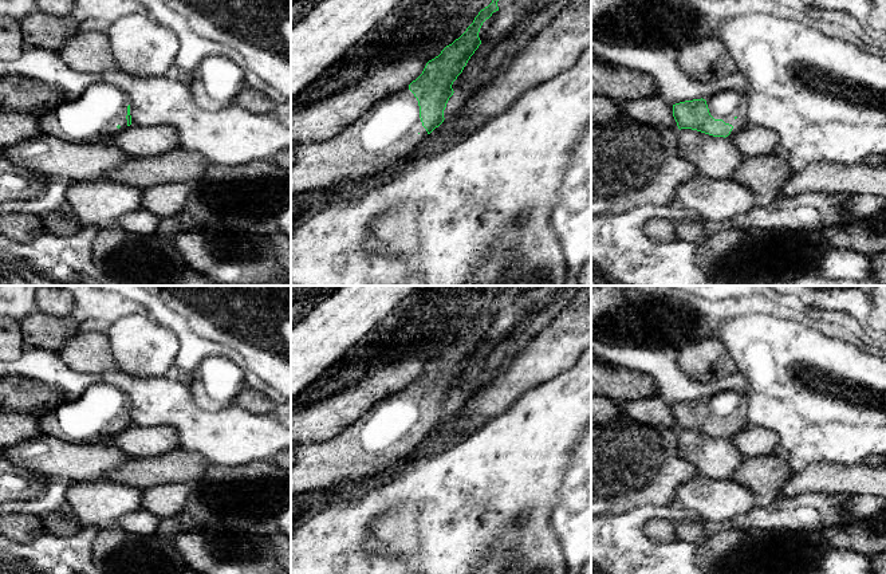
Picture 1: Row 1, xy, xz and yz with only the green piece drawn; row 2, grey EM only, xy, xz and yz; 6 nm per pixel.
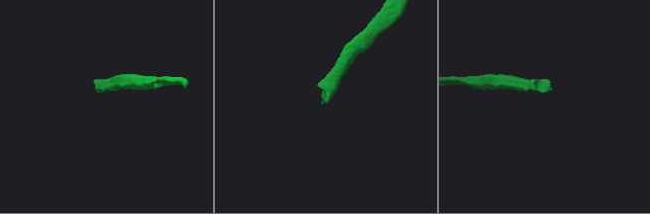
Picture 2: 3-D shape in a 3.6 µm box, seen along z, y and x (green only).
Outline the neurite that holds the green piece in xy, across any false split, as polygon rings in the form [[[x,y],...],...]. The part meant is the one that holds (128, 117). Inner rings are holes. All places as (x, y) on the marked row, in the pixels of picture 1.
[[[94,83],[78,98],[66,99],[58,107],[39,117],[42,134],[79,144],[111,144],[130,125],[130,99],[127,94],[109,83]]]

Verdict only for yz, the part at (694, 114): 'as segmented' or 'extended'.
extended

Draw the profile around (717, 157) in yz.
[[[692,129],[677,133],[678,154],[692,162],[700,174],[714,180],[732,178],[744,157],[732,139],[713,137]]]

